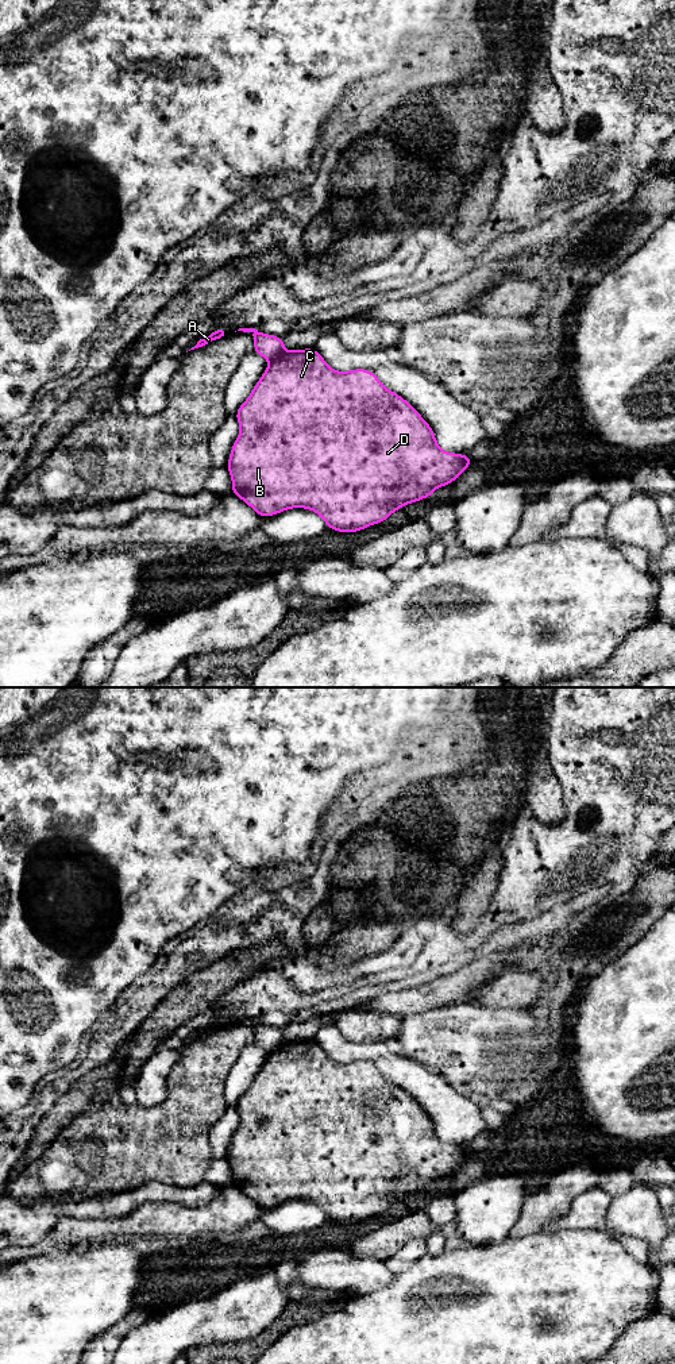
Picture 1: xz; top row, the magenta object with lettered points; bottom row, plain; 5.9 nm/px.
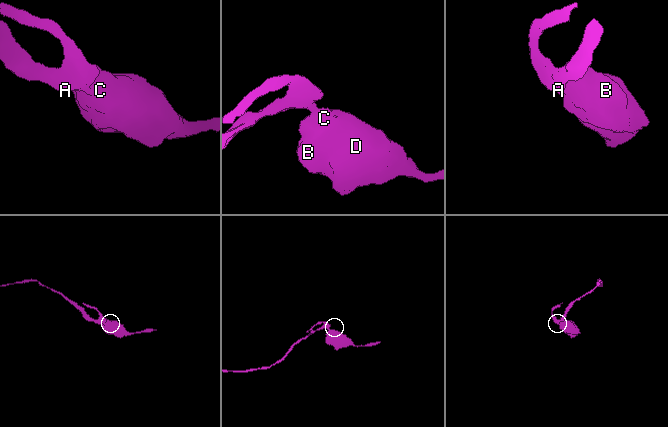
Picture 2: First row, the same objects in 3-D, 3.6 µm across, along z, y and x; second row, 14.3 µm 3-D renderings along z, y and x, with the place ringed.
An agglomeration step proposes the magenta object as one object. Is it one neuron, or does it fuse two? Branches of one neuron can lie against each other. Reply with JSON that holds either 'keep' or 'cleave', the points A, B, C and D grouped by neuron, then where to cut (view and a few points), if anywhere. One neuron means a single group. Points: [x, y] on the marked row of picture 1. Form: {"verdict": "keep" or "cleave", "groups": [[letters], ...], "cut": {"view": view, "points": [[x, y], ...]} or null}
{"verdict": "cleave", "groups": [["A"], ["B", "C", "D"]], "cut": {"view": "xz", "points": [[284, 350], [270, 361]]}}

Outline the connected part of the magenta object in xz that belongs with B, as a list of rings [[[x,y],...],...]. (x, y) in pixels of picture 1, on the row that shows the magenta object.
[[[315,348],[284,351],[271,359],[235,416],[240,434],[227,463],[232,493],[261,517],[306,508],[320,515],[331,529],[362,531],[406,504],[428,498],[435,489],[458,479],[471,463],[467,455],[443,451],[429,424],[408,401],[387,390],[373,371],[335,371]]]

